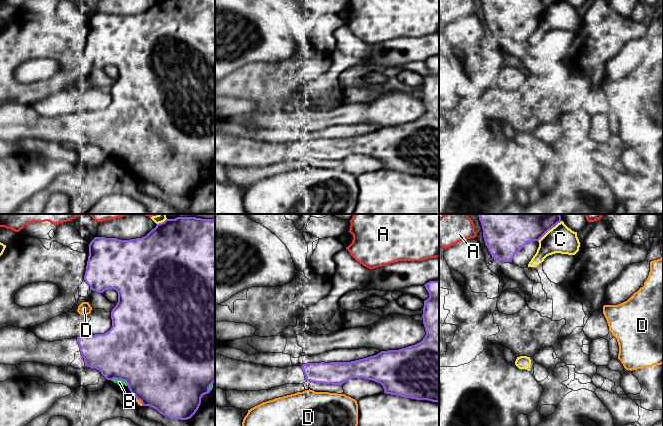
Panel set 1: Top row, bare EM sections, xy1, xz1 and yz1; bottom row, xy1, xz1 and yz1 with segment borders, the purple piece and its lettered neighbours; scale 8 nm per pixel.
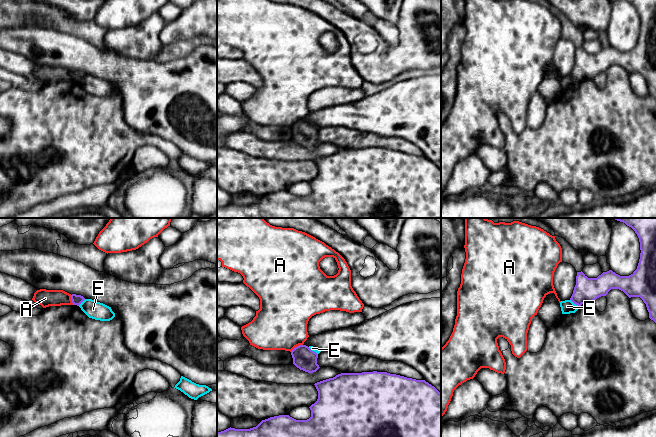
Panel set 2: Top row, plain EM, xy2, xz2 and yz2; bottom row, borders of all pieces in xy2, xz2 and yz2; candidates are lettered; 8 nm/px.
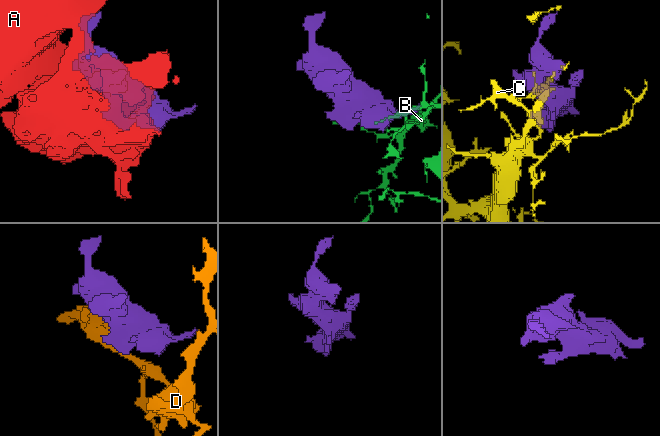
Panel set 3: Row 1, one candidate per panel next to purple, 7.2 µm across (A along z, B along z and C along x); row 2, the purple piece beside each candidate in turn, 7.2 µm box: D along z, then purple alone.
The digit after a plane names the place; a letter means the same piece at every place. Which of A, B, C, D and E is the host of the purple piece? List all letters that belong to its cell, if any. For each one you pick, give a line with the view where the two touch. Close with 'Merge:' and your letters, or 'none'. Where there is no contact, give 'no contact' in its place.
Merge: none

